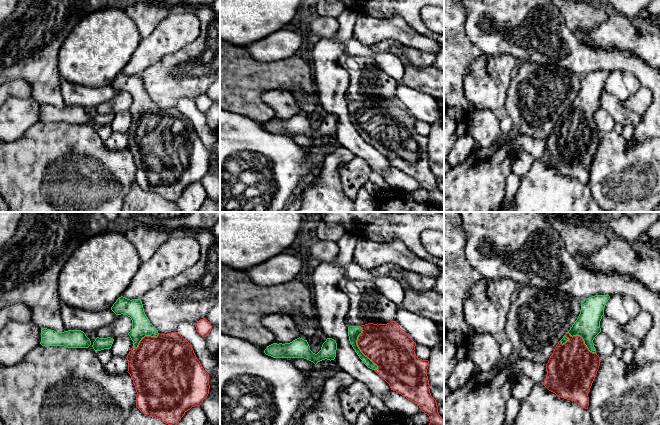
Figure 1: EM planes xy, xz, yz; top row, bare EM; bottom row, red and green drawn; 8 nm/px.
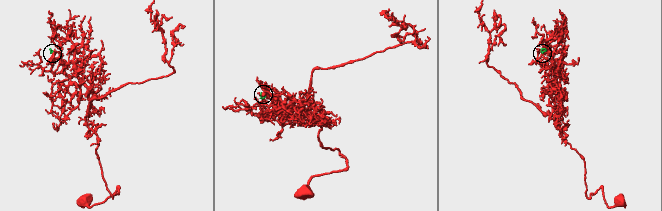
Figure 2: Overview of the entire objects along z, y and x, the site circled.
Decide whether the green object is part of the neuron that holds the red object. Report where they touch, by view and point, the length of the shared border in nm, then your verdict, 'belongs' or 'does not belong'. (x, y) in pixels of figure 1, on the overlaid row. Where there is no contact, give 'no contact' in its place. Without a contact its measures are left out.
meets red in xz at (359, 348); contact 380 nm long; belongs

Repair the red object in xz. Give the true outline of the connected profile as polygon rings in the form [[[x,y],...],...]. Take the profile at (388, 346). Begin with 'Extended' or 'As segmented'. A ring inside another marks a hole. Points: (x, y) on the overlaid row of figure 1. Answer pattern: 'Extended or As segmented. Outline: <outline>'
Extended. Outline: [[[396,321],[349,326],[348,336],[362,362],[385,380],[391,390],[416,403],[429,416],[429,425],[444,425],[429,389],[429,361],[415,355],[416,343]]]

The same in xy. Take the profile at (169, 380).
Extended. Outline: [[[121,296],[113,304],[111,310],[116,315],[127,315],[132,320],[132,329],[128,335],[133,341],[133,346],[126,358],[128,360],[127,372],[130,374],[137,392],[136,407],[145,415],[156,417],[168,425],[177,425],[188,410],[200,406],[208,396],[209,374],[197,359],[192,345],[179,333],[160,334],[155,329],[144,312],[141,299],[130,300]]]

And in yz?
Extended. Outline: [[[595,295],[581,302],[581,311],[572,327],[556,345],[548,363],[547,375],[542,383],[557,396],[576,402],[588,409],[588,393],[600,366],[600,357],[596,353],[593,340],[601,332],[600,321],[609,295]]]

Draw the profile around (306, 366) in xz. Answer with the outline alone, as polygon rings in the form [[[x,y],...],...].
[[[284,358],[289,359],[293,362],[293,364],[303,371],[306,375],[311,375],[315,369],[315,364],[304,358]]]

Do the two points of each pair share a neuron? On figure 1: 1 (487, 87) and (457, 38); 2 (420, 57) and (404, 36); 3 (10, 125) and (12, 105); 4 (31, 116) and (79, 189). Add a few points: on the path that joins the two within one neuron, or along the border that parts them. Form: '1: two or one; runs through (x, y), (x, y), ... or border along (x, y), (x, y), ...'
1: two; border along (482, 52), (468, 67), (463, 84)
2: two; border along (419, 50), (433, 53)
3: one; runs through (13, 120), (13, 110)
4: two; border along (40, 120), (31, 125), (17, 138)

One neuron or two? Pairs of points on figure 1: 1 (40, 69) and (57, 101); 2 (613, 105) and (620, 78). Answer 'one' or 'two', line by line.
1: one
2: two

